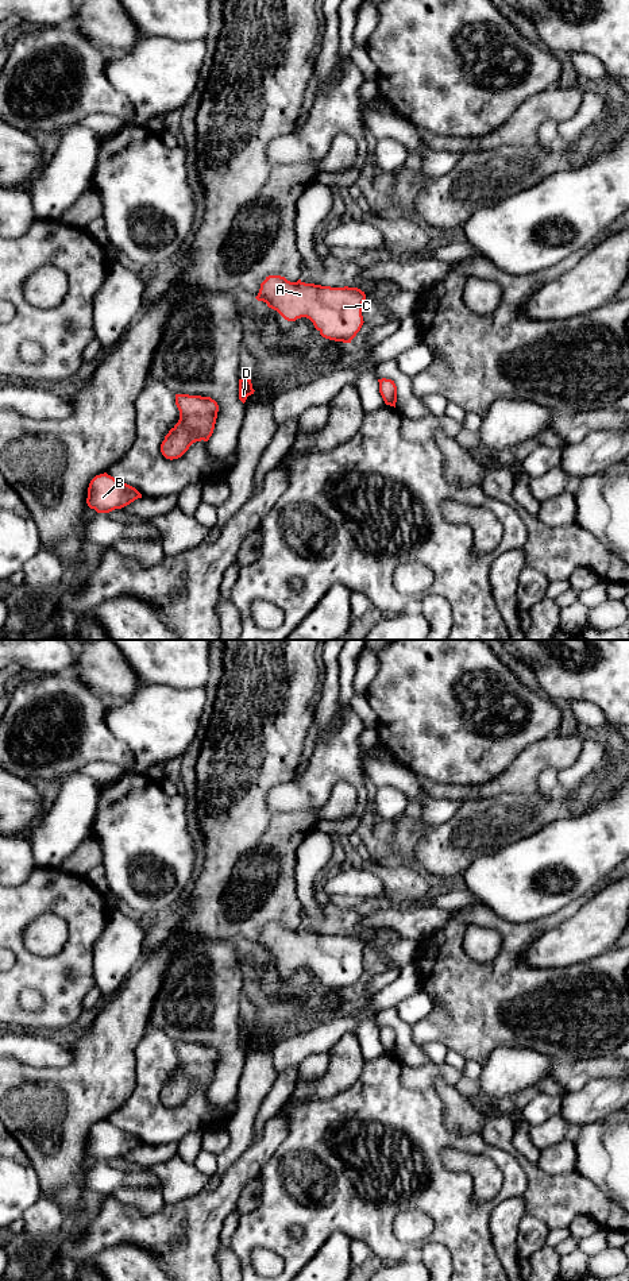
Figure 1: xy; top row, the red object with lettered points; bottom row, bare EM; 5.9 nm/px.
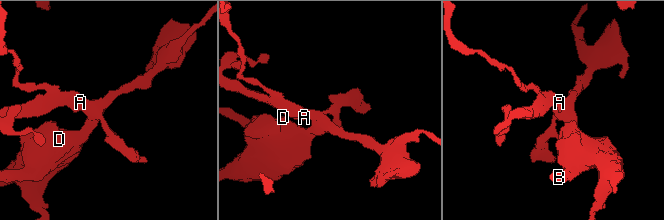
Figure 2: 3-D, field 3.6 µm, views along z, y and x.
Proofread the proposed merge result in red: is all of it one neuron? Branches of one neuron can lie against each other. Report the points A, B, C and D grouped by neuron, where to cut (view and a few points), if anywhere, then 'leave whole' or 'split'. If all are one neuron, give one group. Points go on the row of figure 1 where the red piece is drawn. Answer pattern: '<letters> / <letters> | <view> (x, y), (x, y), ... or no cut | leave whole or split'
A B C D | no cut | leave whole

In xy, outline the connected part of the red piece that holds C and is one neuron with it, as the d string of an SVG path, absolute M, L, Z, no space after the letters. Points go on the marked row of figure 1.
M269 275L255 298L288 321L309 319L323 337L335 342L351 343L364 323L366 294L358 288L290 282L281 275Z

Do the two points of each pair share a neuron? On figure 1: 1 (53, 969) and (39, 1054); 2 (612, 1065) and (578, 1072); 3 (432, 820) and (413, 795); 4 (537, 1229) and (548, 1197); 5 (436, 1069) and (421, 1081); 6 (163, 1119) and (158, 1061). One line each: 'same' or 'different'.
1: different
2: same
3: same
4: different
5: same
6: same

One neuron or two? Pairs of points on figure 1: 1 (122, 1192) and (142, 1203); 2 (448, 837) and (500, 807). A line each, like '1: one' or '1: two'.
1: one
2: one

